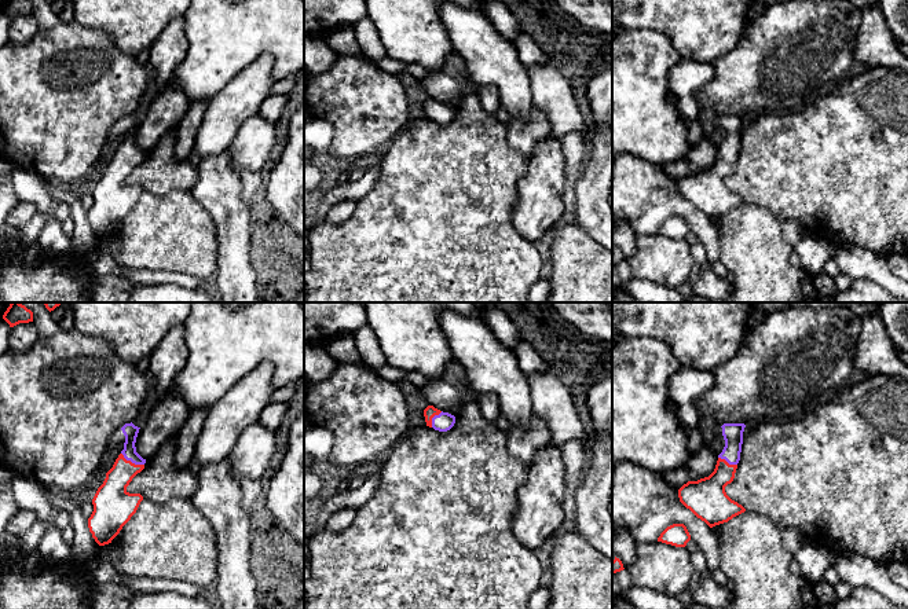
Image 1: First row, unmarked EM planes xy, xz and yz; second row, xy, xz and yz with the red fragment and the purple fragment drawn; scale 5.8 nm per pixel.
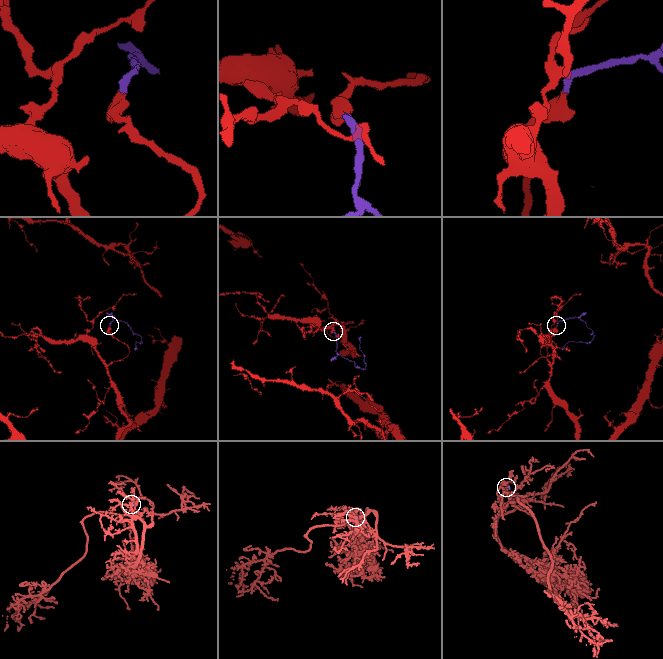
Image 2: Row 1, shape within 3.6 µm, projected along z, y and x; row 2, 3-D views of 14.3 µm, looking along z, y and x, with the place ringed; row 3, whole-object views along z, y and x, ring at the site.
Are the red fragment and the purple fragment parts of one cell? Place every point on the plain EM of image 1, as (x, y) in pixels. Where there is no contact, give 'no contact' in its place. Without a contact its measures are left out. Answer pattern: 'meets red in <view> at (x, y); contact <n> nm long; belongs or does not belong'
meets red in xy at (131, 154); contact 150 nm long; belongs

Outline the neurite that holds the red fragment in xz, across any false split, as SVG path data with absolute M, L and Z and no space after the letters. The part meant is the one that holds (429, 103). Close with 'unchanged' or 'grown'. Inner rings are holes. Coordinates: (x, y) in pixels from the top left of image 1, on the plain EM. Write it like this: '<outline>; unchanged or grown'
M428 98L424 102L424 109L425 109L426 118L433 120L435 122L439 122L439 124L447 124L455 115L454 107L448 104L443 104L435 100L433 98Z; grown

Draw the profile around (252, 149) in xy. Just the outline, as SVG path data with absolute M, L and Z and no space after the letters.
M259 113L248 118L227 148L237 173L261 172L272 158L277 140L275 122L264 120Z

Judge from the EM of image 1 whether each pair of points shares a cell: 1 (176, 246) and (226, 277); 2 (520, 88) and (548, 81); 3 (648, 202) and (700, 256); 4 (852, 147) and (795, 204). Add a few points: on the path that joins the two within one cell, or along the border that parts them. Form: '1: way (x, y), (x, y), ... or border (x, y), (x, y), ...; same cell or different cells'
1: border (216, 238), (216, 272), (213, 275); different cells
2: border (526, 68), (530, 81), (530, 96), (534, 105); different cells
3: border (698, 239), (707, 256); different cells
4: way (838, 161), (809, 190); same cell

